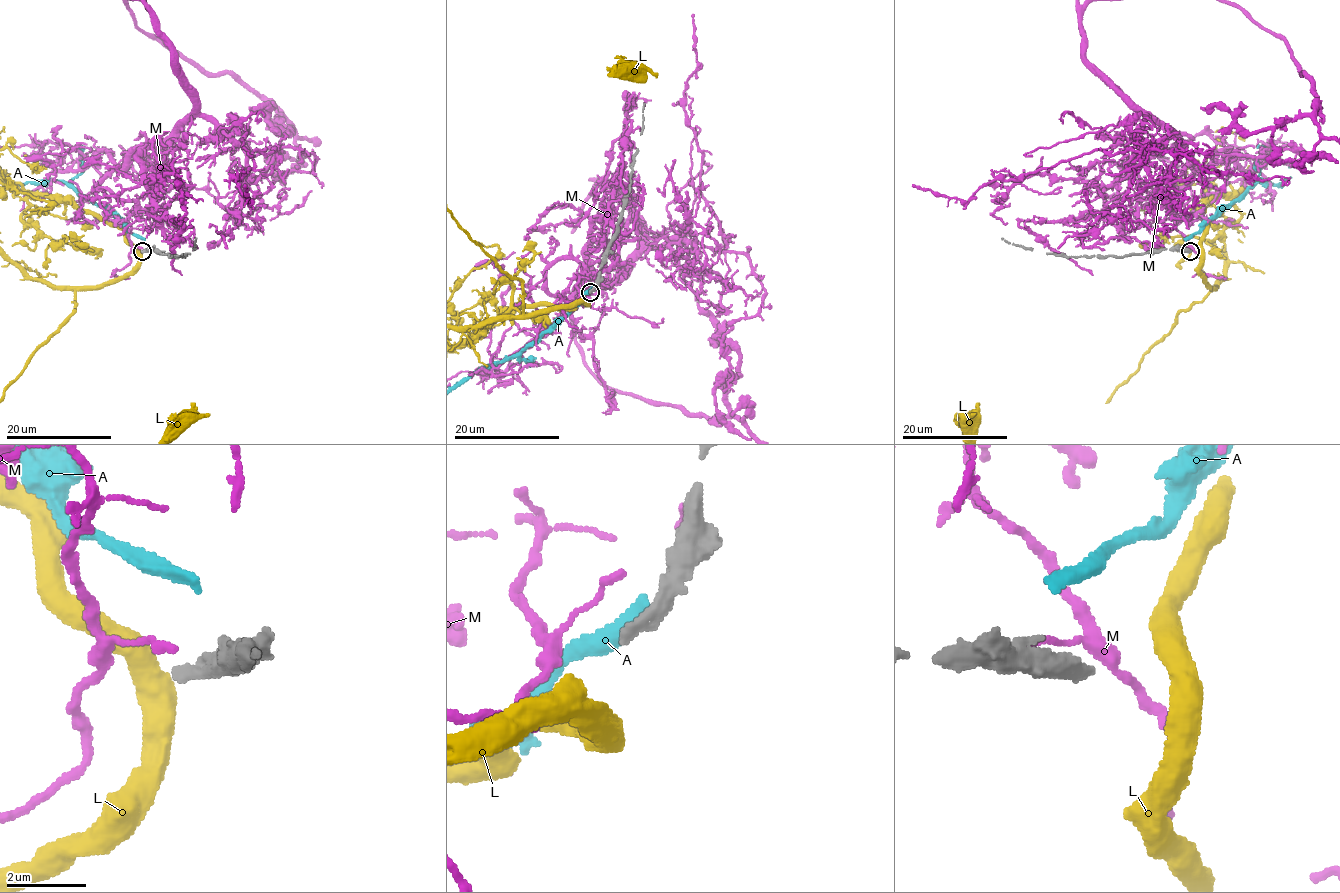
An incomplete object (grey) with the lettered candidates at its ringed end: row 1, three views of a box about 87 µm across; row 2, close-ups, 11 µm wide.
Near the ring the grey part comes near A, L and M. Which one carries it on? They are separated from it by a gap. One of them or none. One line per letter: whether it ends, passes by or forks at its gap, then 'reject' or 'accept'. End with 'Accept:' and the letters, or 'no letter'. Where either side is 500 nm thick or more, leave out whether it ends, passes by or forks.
A: it ends; reject
L: reject
M: it ends; reject
Accept: no letter

